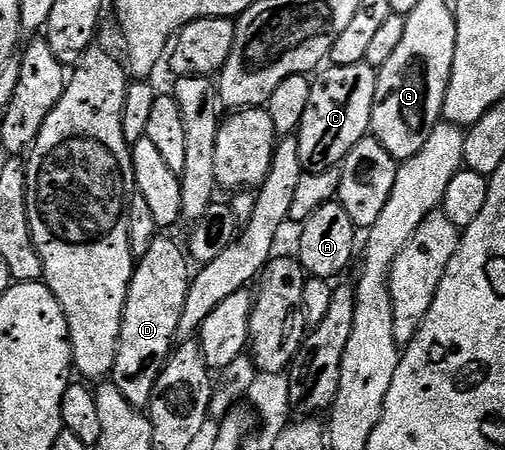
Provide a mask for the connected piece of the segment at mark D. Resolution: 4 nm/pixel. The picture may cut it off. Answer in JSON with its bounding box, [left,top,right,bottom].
[110,235,190,410]

